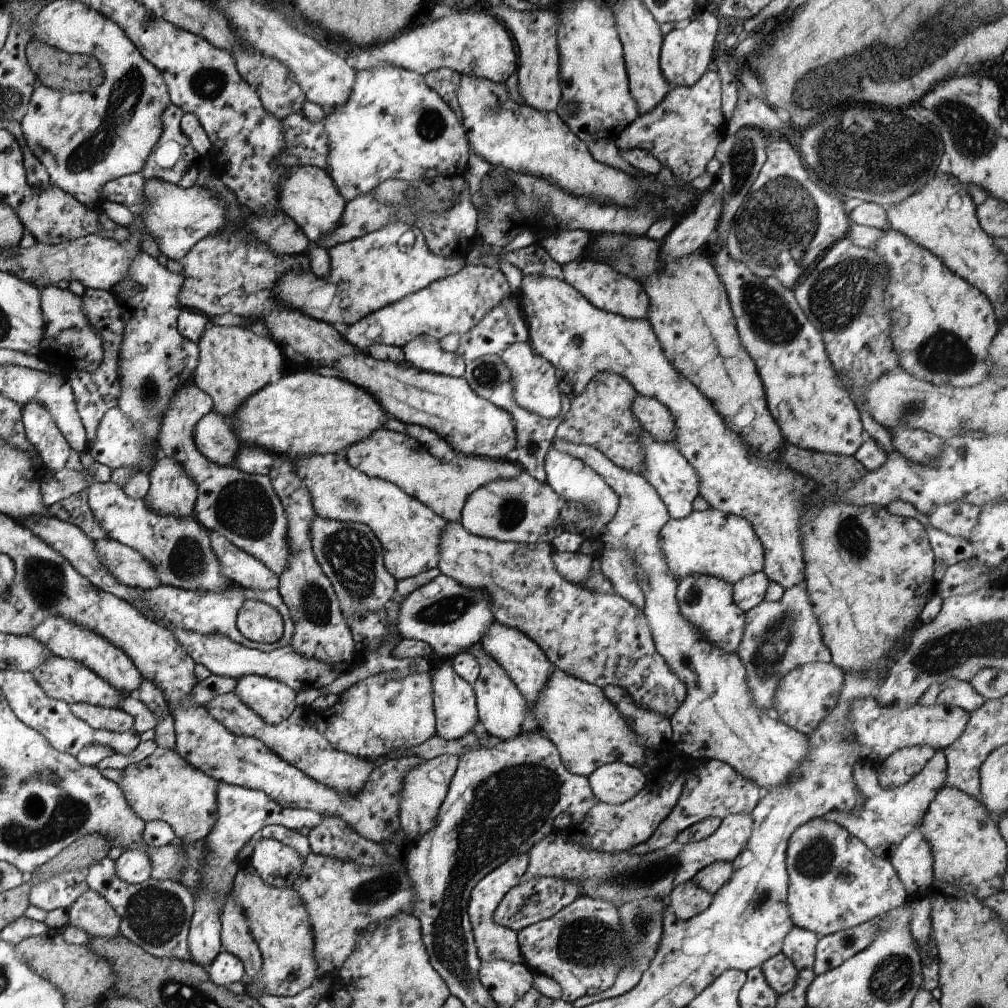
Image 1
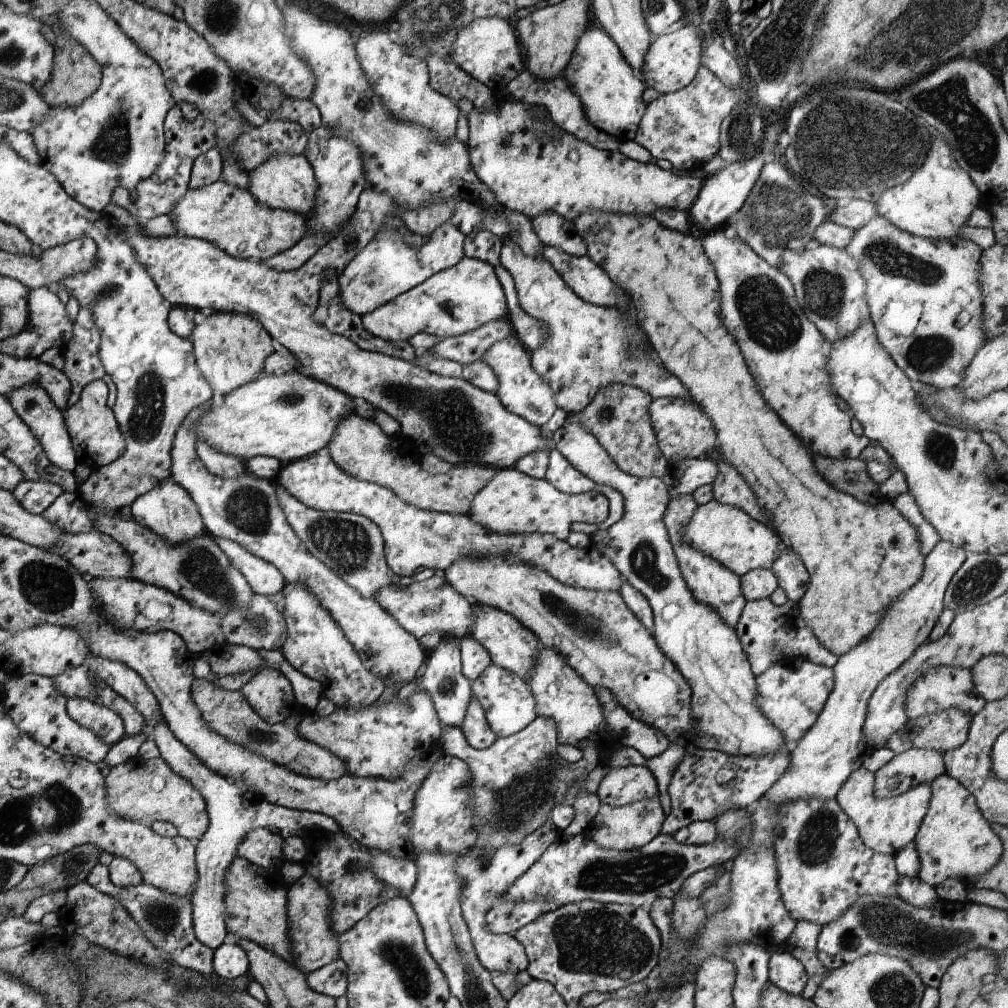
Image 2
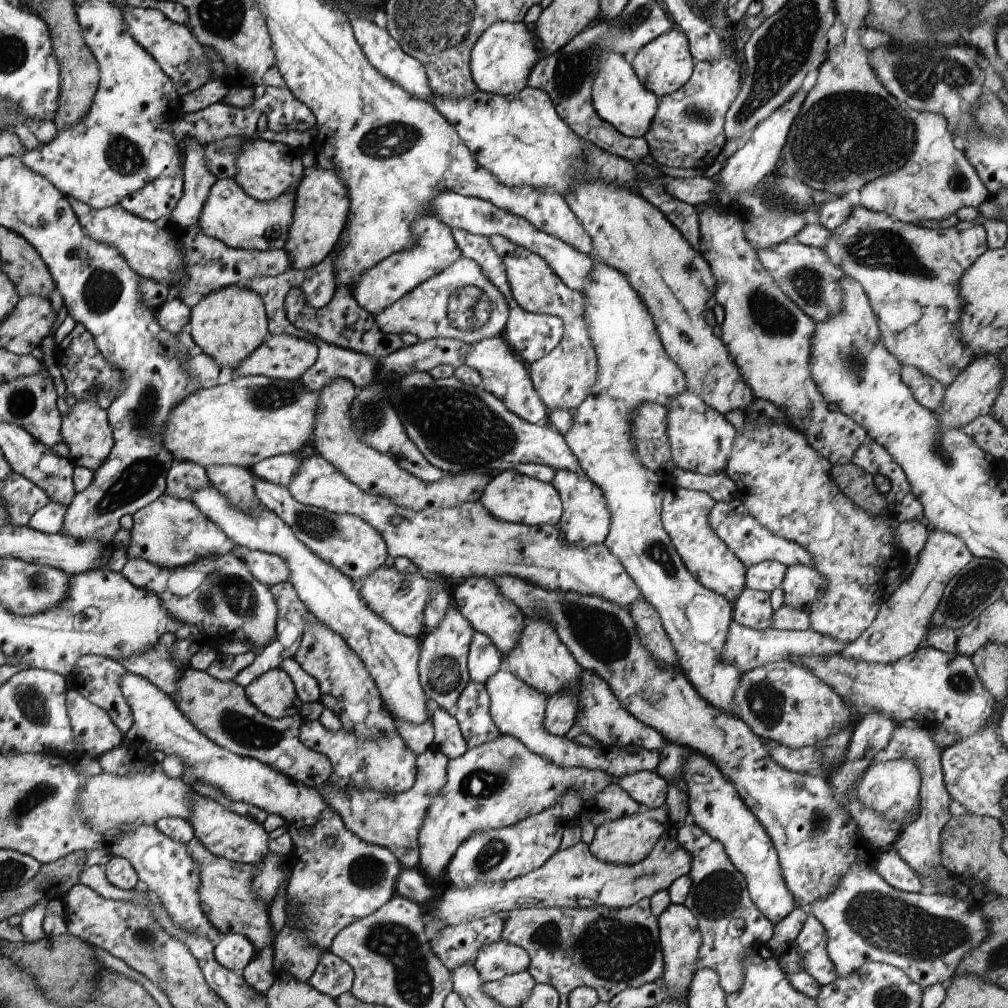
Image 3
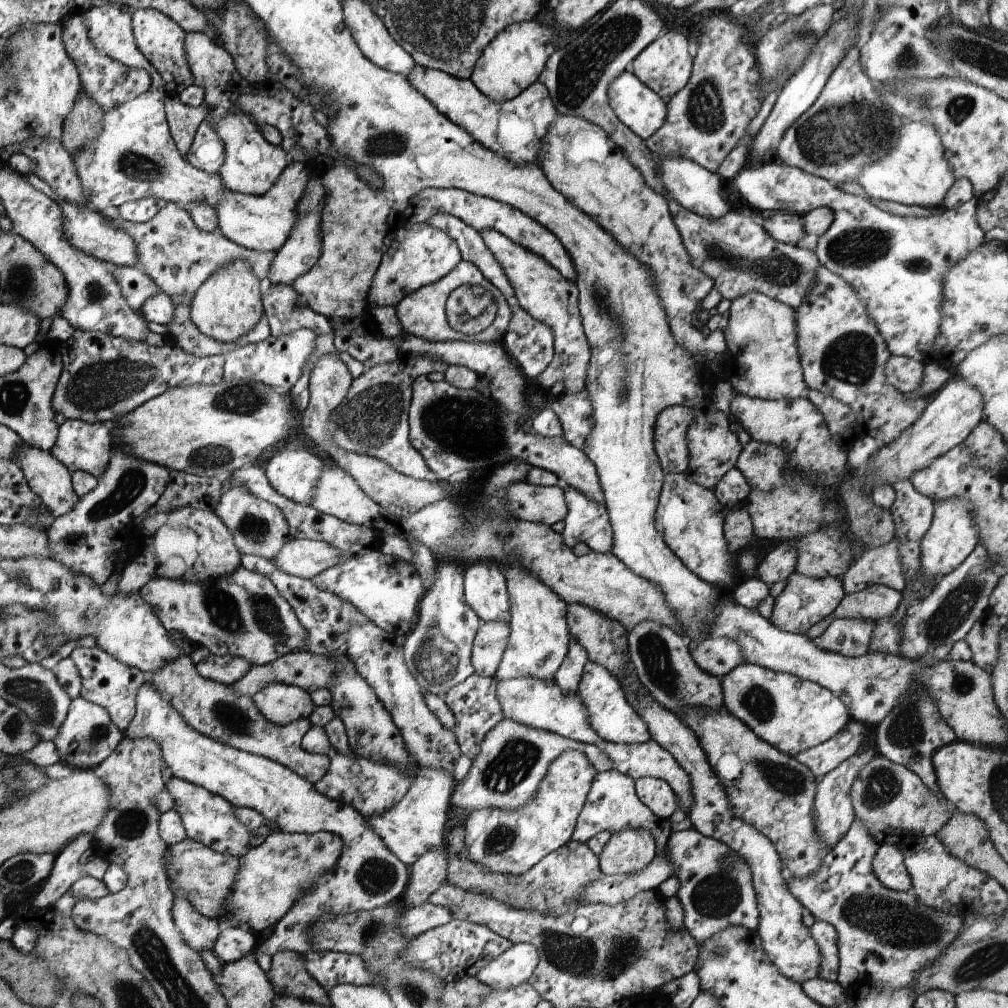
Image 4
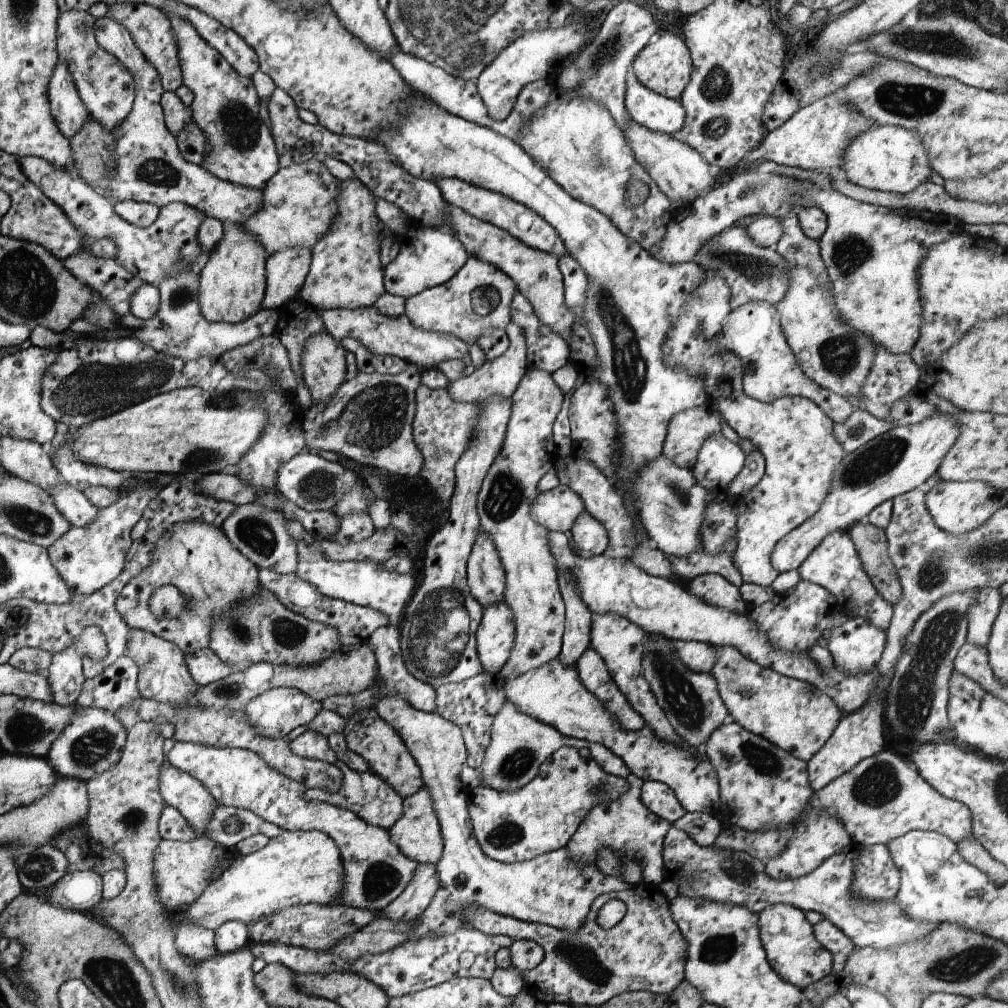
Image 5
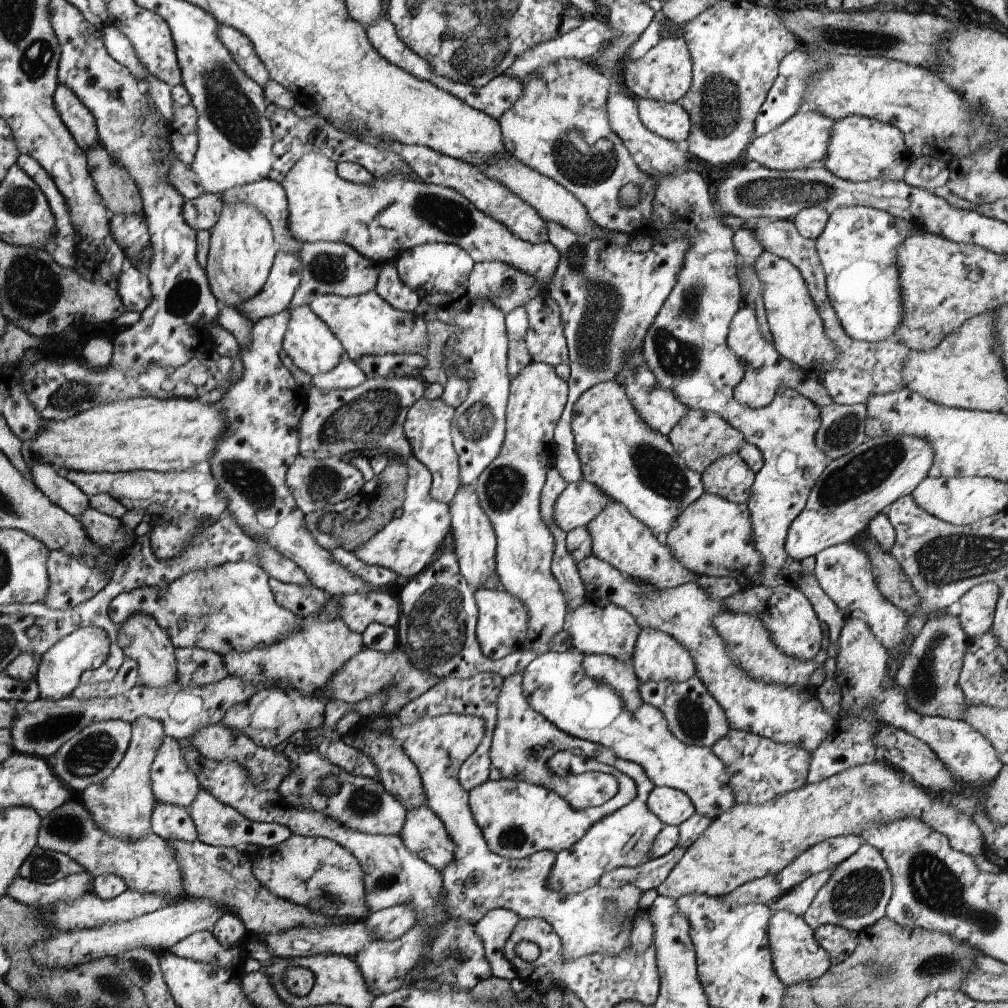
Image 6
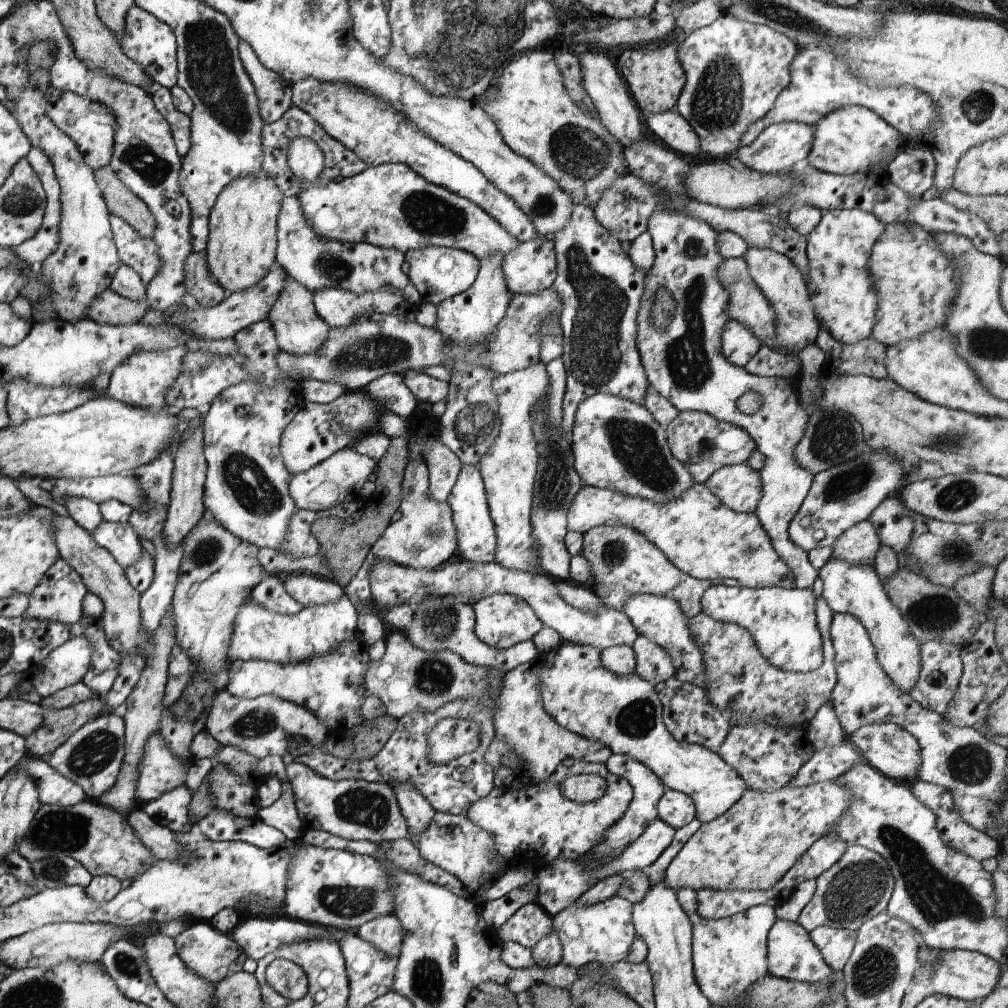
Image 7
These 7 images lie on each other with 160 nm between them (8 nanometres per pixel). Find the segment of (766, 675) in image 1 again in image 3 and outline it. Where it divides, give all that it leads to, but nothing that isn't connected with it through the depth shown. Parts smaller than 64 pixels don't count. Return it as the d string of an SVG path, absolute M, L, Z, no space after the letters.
M745 590L733 604L733 621L744 628L764 631L772 627L774 608L771 606L771 594Z

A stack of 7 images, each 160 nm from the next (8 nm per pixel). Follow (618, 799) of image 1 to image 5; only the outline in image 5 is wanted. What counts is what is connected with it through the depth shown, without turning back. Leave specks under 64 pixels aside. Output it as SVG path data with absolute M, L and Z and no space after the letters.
M645 781L641 788L641 799L650 812L671 825L687 813L670 786L660 781Z

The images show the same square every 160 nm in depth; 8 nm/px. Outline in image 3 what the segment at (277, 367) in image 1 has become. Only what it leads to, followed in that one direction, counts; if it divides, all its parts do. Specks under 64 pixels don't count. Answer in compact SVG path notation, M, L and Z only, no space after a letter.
M228 285L213 290L191 308L190 336L220 368L226 366L234 370L270 336L265 309L262 297L247 286Z

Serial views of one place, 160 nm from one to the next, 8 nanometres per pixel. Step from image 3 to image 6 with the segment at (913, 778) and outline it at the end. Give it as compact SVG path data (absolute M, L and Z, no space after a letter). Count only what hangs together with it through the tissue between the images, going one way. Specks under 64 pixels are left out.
M881 758L832 775L817 783L806 783L765 803L738 803L715 818L692 843L656 890L677 901L681 896L701 894L722 897L744 883L785 869L807 848L842 836L860 837L874 823L889 823L916 817L946 836L950 846L970 856L984 854L980 828L951 804L917 785L911 777Z

